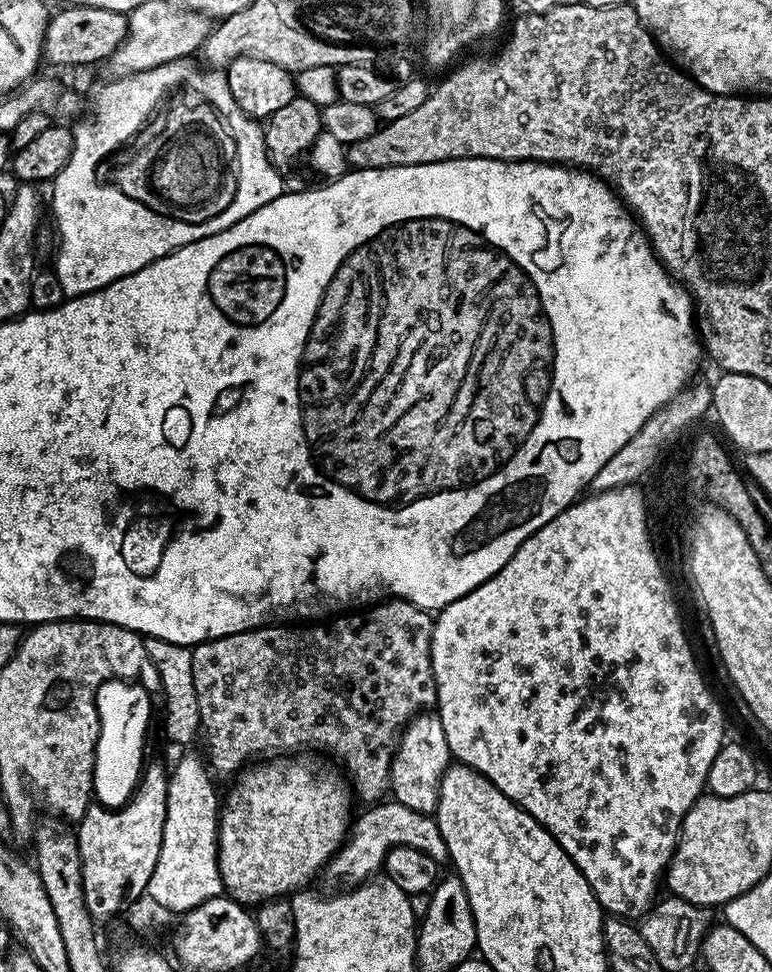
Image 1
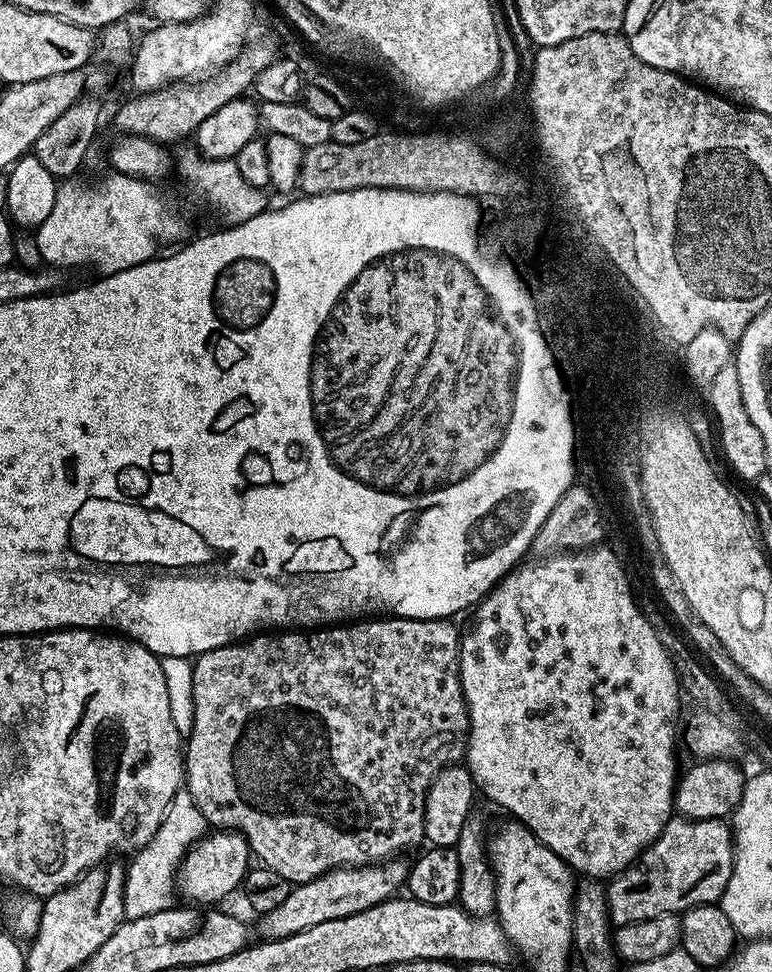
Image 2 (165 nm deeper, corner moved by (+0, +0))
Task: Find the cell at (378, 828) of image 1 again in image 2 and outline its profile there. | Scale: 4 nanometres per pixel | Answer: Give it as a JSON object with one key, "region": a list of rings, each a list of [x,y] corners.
{"region":[[[393,858],[378,864],[335,868],[325,876],[319,876],[305,884],[297,884],[286,902],[282,902],[282,906],[274,906],[274,910],[259,917],[261,937],[264,940],[281,940],[310,926],[318,926],[318,922],[346,918],[350,914],[358,914],[383,900],[395,897],[399,893],[396,891],[399,888],[401,891],[402,885],[408,879],[409,867],[407,859],[404,861],[404,858]]]}

